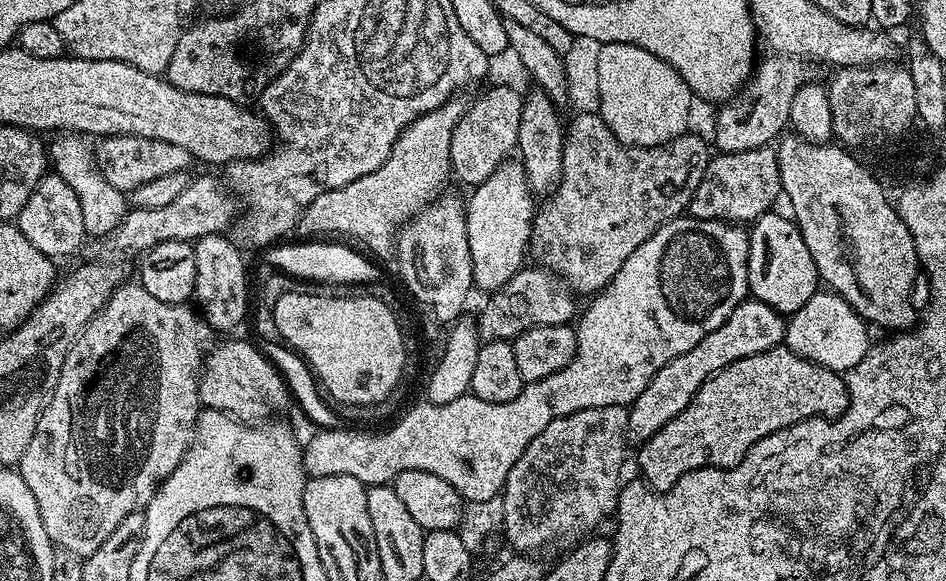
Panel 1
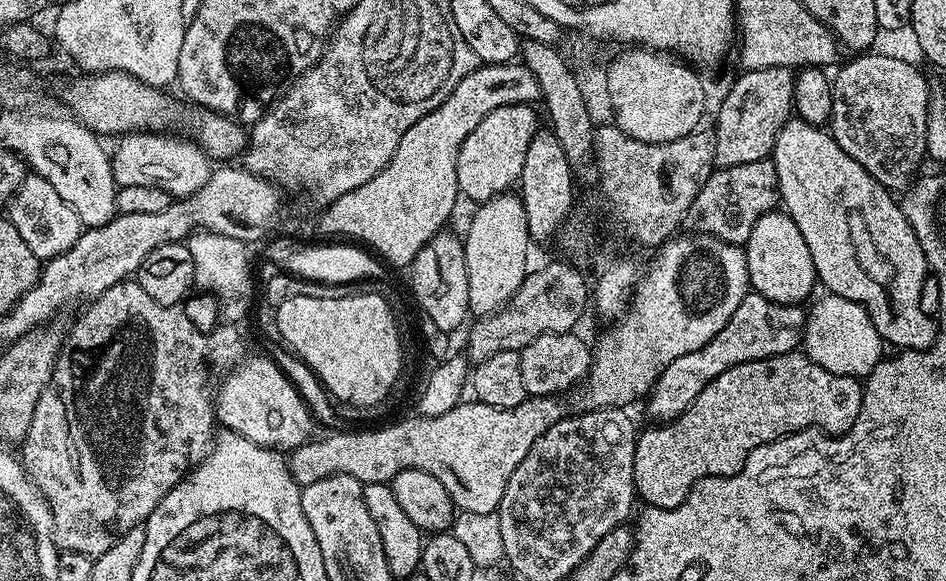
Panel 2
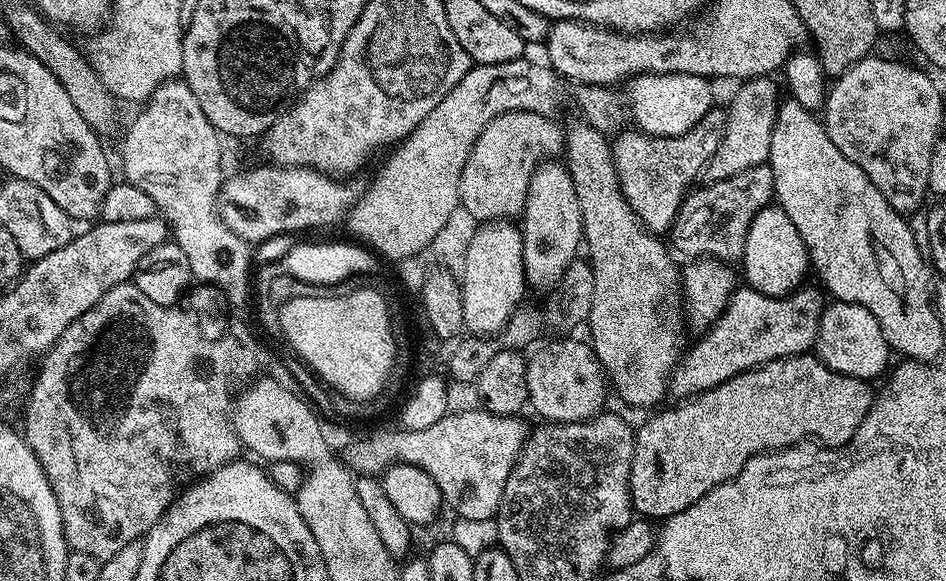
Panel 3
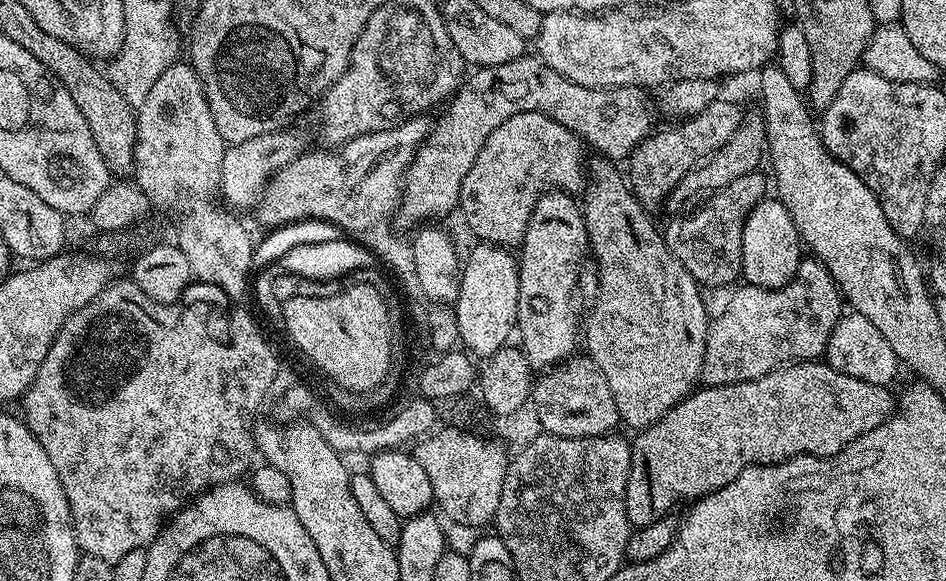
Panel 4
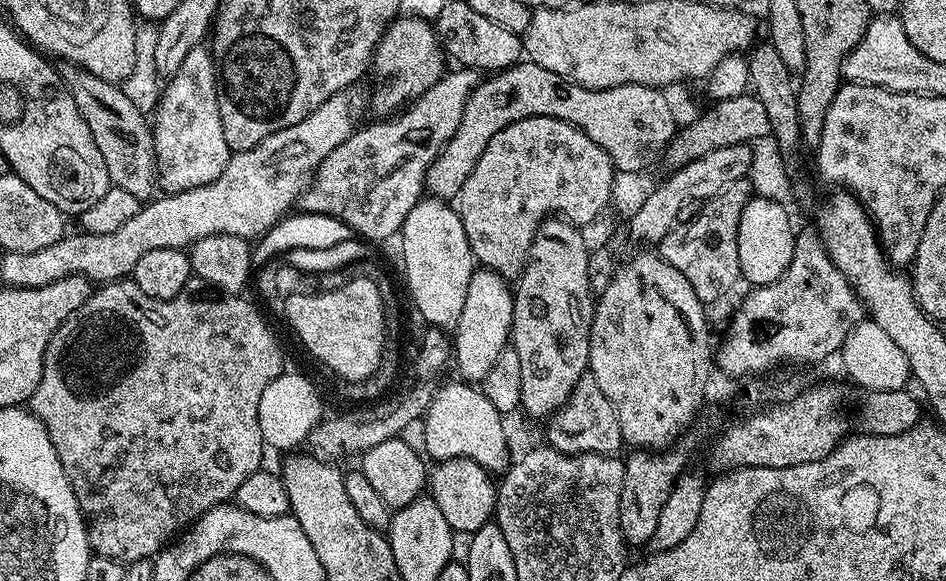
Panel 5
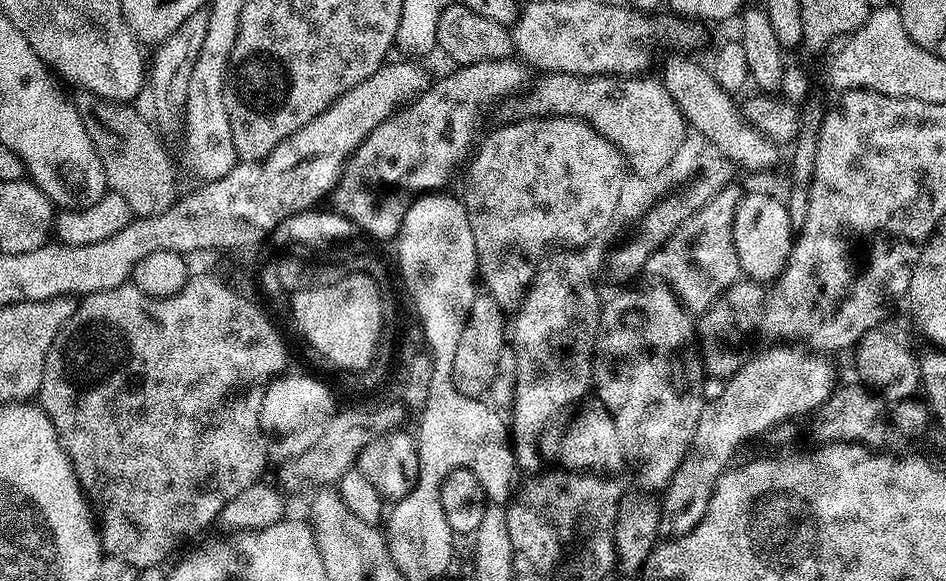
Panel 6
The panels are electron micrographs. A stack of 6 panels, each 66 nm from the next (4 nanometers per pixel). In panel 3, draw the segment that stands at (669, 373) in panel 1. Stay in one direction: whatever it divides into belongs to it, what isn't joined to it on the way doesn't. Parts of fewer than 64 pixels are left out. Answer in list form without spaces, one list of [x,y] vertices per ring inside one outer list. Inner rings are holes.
[[[801,286],[788,296],[767,296],[757,292],[755,288],[737,287],[728,305],[724,307],[724,312],[720,315],[719,320],[701,335],[704,337],[693,348],[691,345],[687,349],[686,355],[673,368],[670,377],[671,395],[680,396],[676,398],[698,396],[701,392],[734,378],[739,372],[757,368],[766,362],[774,362],[778,358],[805,355],[816,343],[818,326],[826,307],[825,293],[819,287],[816,287],[817,289],[808,287]]]

